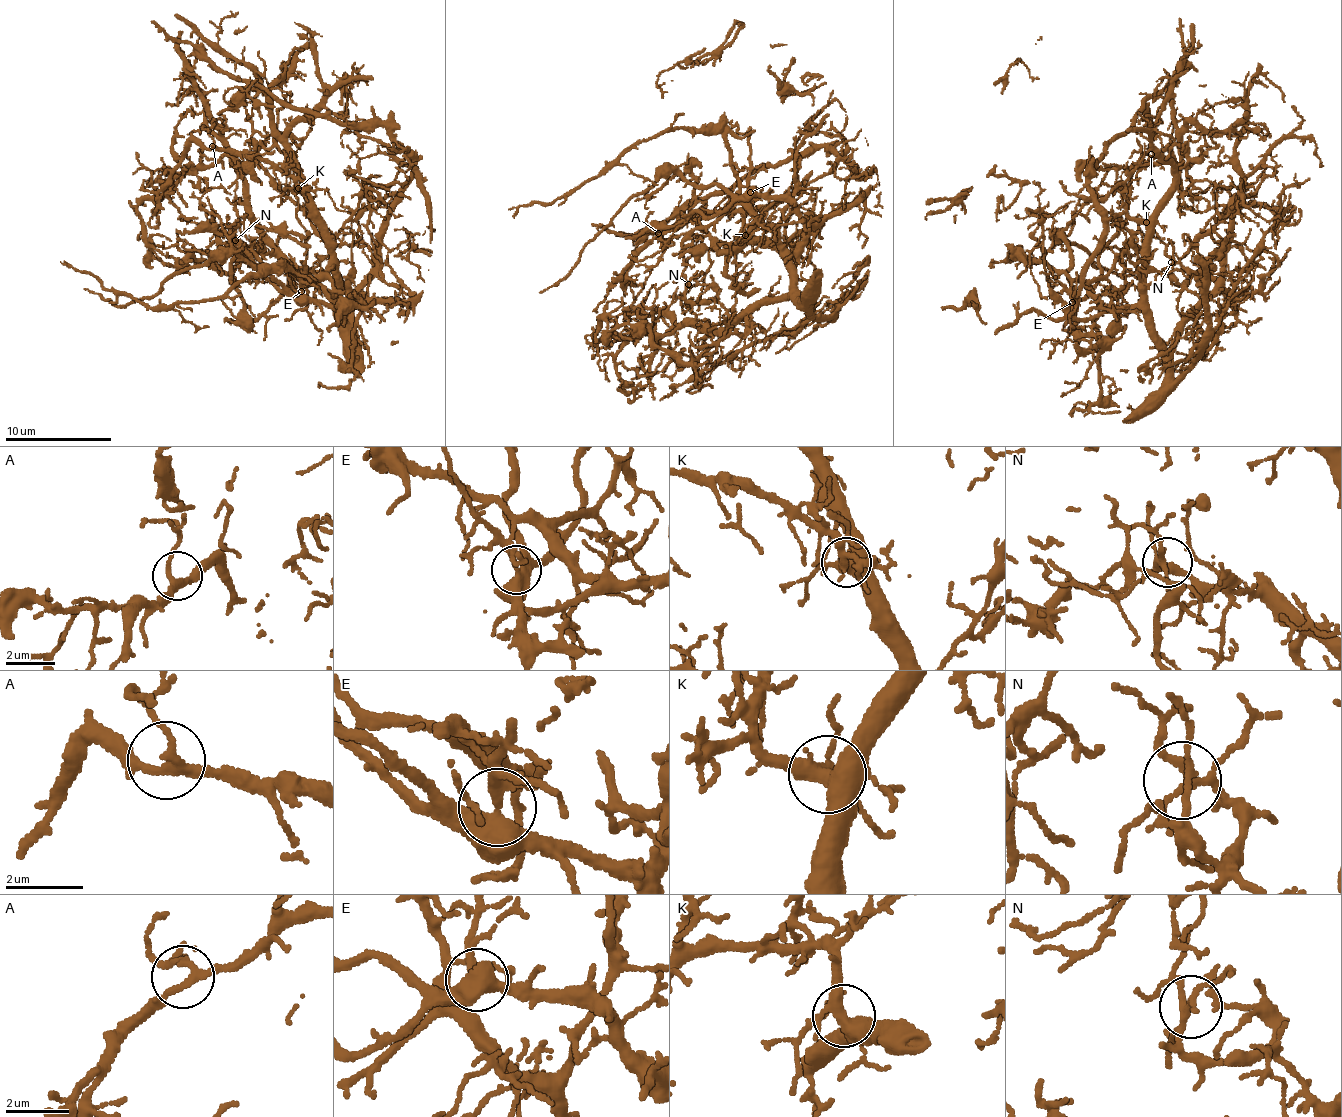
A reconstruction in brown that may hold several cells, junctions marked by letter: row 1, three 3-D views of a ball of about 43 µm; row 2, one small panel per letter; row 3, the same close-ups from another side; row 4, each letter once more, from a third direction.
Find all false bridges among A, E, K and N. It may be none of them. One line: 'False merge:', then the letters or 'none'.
False merge: E

